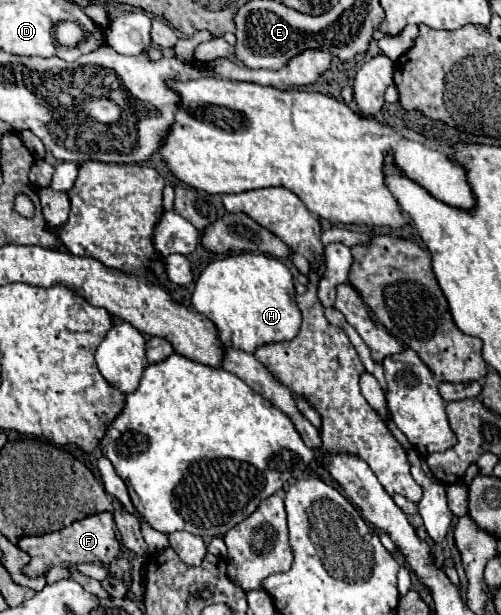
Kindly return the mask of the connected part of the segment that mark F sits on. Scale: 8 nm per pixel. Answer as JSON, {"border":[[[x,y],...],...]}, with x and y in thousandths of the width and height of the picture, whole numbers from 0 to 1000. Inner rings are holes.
{"border":[[[192,834],[192,837],[168,841],[164,847],[148,847],[140,857],[128,857],[112,867],[92,867],[76,873],[44,873],[36,880],[36,889],[64,906],[60,915],[44,925],[60,938],[92,932],[96,925],[120,915],[220,917],[240,898],[240,883],[228,867],[224,834]]]}

